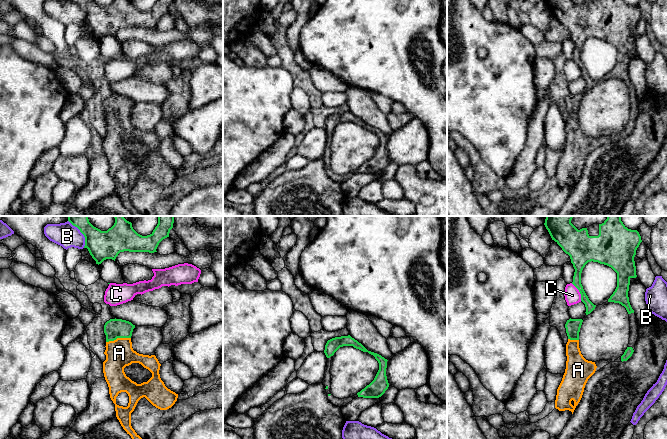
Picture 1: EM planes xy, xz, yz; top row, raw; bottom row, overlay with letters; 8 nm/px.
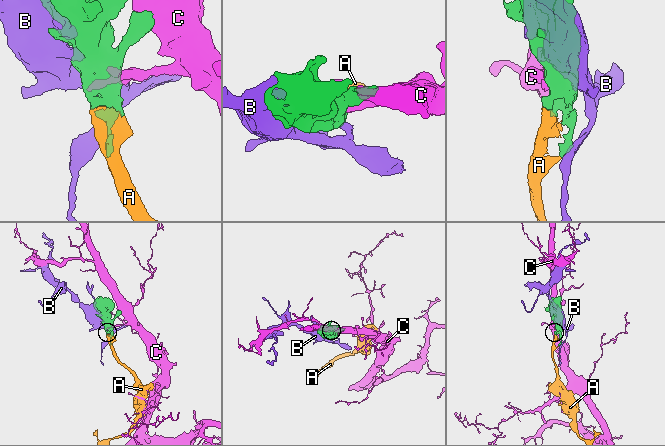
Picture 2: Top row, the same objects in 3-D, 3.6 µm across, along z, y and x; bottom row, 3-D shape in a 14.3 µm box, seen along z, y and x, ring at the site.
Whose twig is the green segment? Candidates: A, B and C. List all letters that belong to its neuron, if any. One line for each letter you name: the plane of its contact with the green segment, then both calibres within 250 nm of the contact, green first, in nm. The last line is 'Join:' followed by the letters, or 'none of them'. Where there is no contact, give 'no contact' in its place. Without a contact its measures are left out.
A: meets green in xy; 160 nm thick on the green side, 220 nm on the other
Join: A

